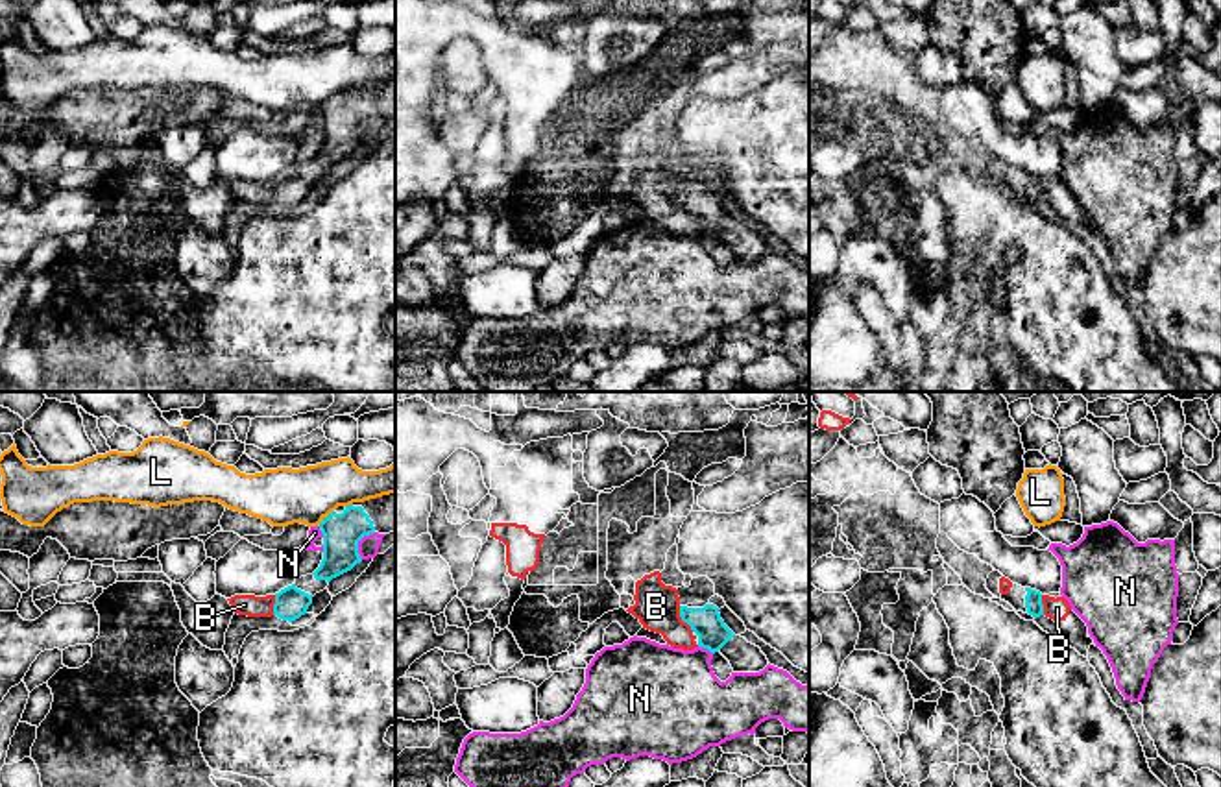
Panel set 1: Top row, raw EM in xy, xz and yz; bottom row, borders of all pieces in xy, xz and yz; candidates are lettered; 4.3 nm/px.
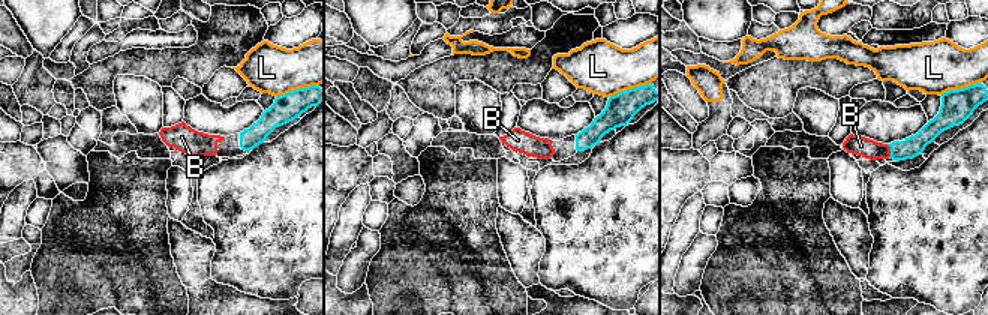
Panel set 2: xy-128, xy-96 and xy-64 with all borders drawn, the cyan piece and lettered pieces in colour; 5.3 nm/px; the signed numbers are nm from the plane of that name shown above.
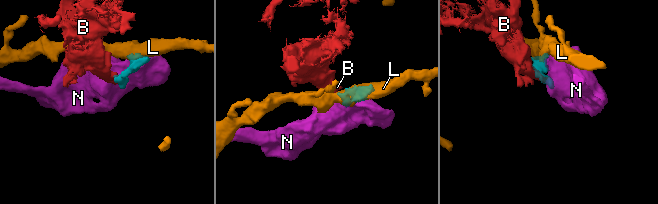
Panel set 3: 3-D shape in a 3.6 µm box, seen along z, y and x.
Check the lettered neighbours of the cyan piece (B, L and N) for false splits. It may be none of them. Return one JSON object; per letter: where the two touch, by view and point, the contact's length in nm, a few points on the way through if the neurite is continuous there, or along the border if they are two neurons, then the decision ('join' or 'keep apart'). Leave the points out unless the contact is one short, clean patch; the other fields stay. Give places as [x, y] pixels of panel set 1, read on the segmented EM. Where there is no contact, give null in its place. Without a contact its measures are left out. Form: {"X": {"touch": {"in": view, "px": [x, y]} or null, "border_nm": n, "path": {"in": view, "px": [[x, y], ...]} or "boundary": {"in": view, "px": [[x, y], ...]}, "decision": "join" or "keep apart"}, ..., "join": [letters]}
{"B": {"touch": {"in": "xz", "px": [682, 619]}, "border_nm": 130, "path": {"in": "xz", "px": [[706, 623], [682, 619], [669, 619], [656, 606]]}, "decision": "join"}, "L": {"touch": {"in": "xy", "px": [324, 518]}, "border_nm": 100, "boundary": {"in": "xy", "px": [[333, 510], [316, 525]]}, "decision": "keep apart"}, "N": {"touch": {"in": "xy", "px": [359, 540]}, "border_nm": 140, "boundary": {"in": "xy", "px": [[375, 532], [366, 534], [359, 542], [361, 558]]}, "decision": "keep apart"}, "join": ["B"]}

